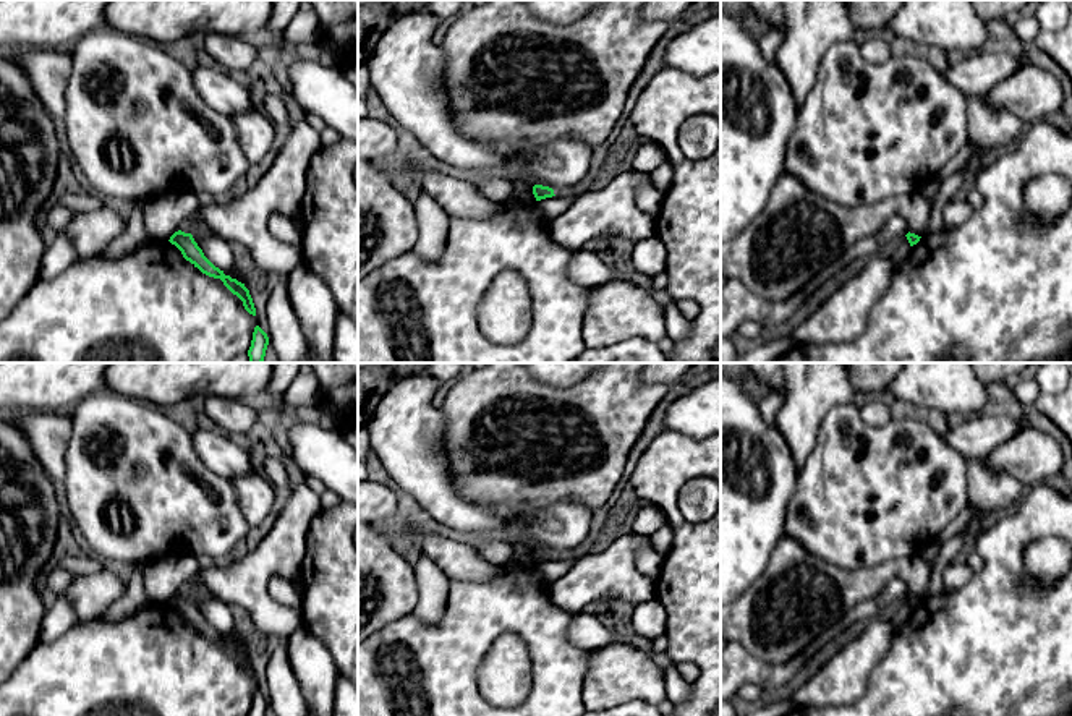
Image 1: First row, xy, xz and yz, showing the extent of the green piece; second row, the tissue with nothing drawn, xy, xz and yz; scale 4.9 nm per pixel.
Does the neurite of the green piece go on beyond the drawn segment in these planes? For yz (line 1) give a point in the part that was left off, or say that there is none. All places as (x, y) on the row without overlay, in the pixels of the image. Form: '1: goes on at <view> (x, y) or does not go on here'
1: does not go on here

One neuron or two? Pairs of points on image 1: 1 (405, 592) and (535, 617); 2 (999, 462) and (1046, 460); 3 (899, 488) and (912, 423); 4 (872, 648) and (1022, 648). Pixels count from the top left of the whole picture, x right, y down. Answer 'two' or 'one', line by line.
1: two
2: one
3: one
4: two

